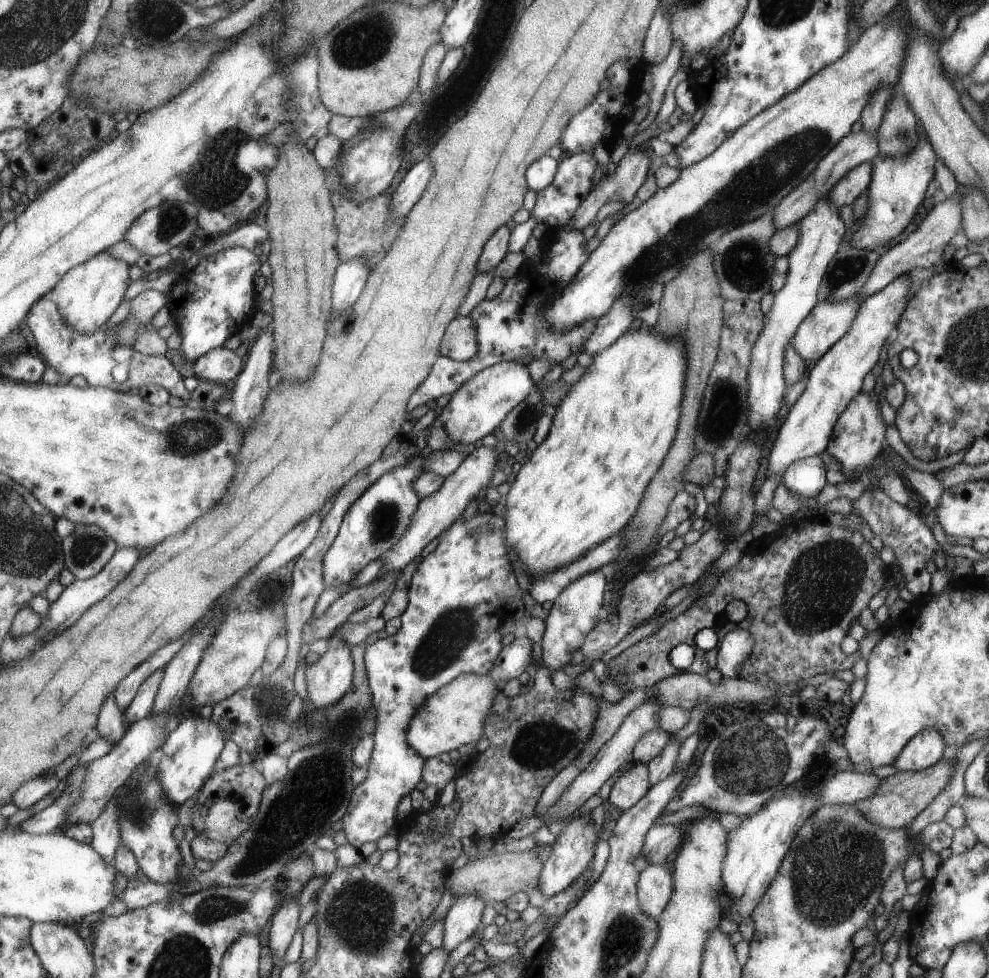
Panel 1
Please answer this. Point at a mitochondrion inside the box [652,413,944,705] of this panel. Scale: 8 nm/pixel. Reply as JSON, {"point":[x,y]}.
{"point":[820,582]}

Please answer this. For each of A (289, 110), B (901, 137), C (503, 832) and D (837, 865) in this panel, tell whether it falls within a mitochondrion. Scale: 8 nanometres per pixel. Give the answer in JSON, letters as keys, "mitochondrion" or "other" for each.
{"A":"mitochondrion","B":"mitochondrion","C":"other","D":"mitochondrion"}

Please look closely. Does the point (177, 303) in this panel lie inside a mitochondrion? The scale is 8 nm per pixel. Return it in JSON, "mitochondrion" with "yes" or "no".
{"mitochondrion":"no"}

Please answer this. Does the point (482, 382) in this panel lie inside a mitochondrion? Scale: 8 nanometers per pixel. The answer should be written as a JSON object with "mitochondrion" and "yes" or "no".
{"mitochondrion":"no"}

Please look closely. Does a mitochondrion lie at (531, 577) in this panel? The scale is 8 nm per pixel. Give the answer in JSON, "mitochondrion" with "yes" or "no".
{"mitochondrion":"no"}

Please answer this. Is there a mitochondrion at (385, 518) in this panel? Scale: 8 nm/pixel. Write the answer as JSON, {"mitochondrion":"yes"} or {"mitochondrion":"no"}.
{"mitochondrion":"yes"}

